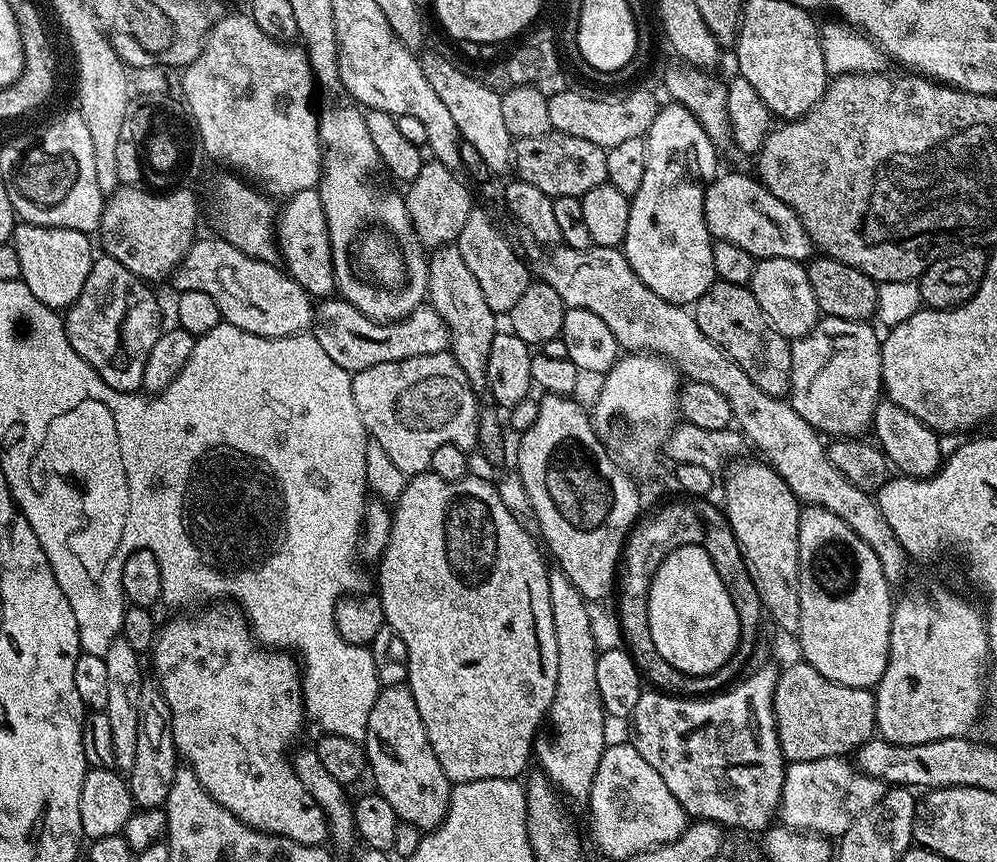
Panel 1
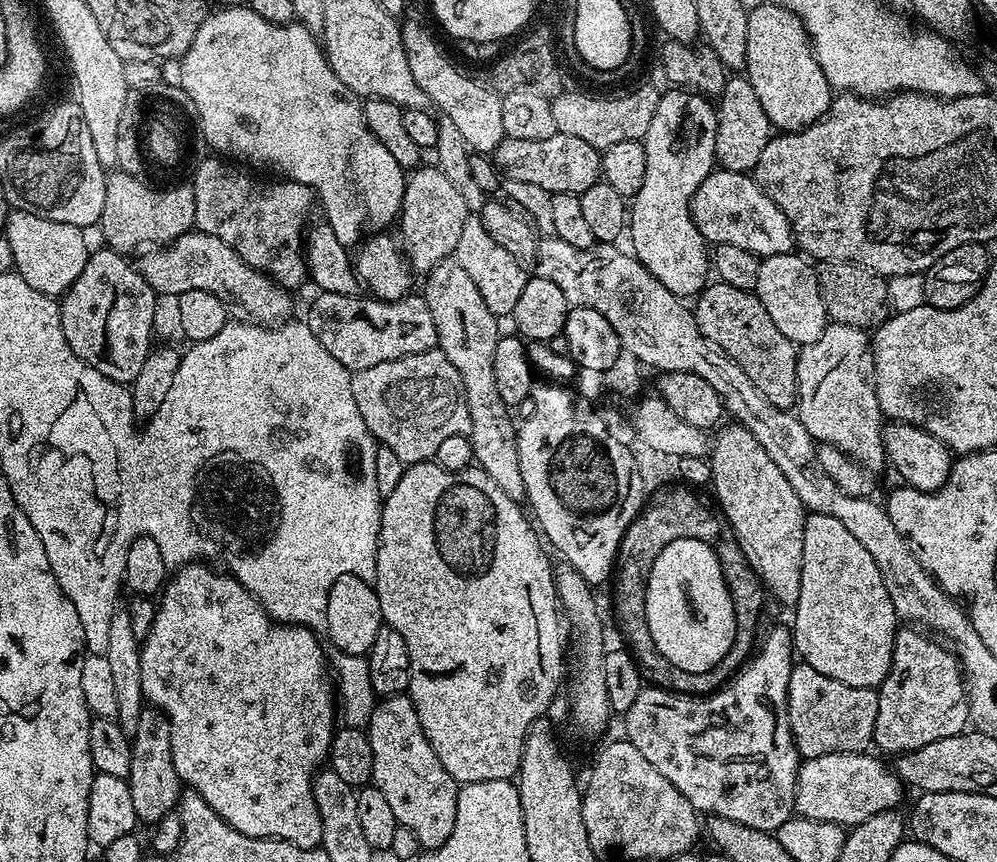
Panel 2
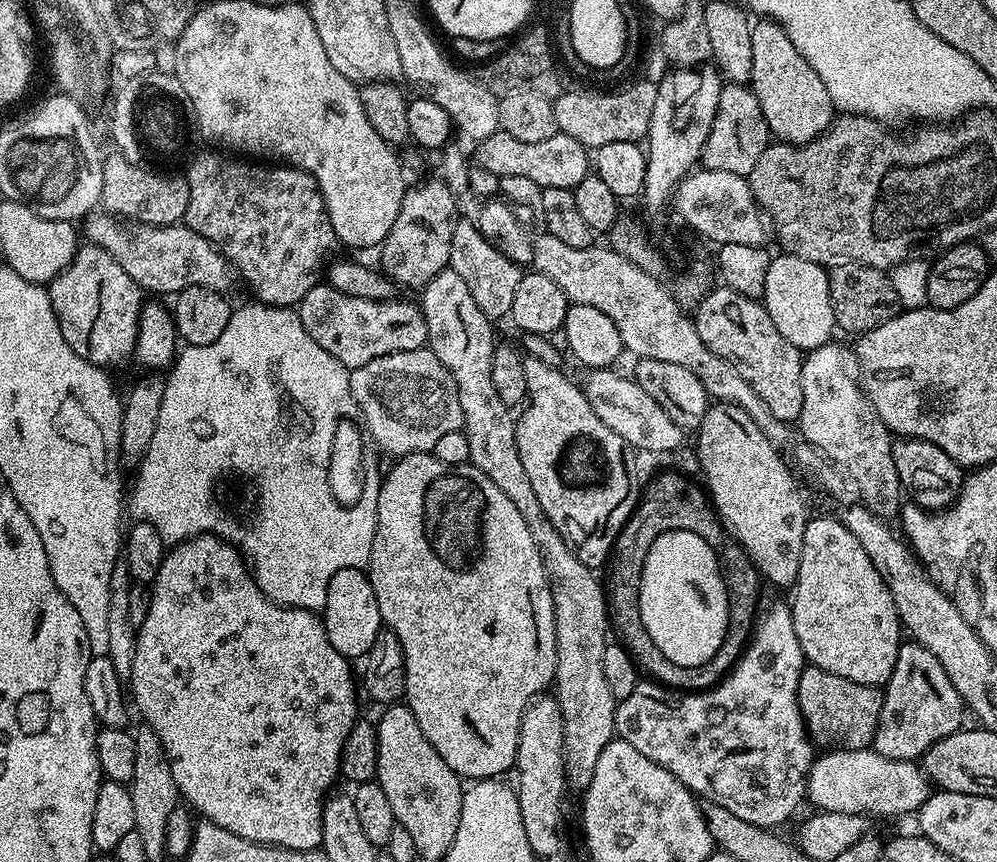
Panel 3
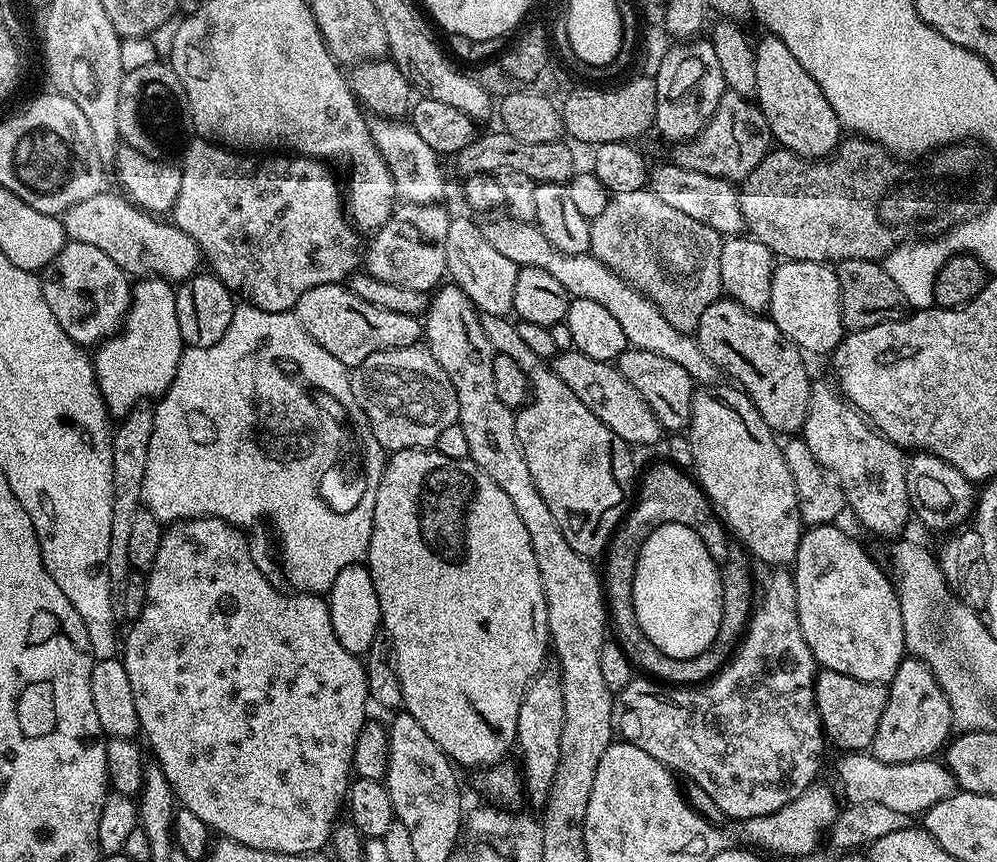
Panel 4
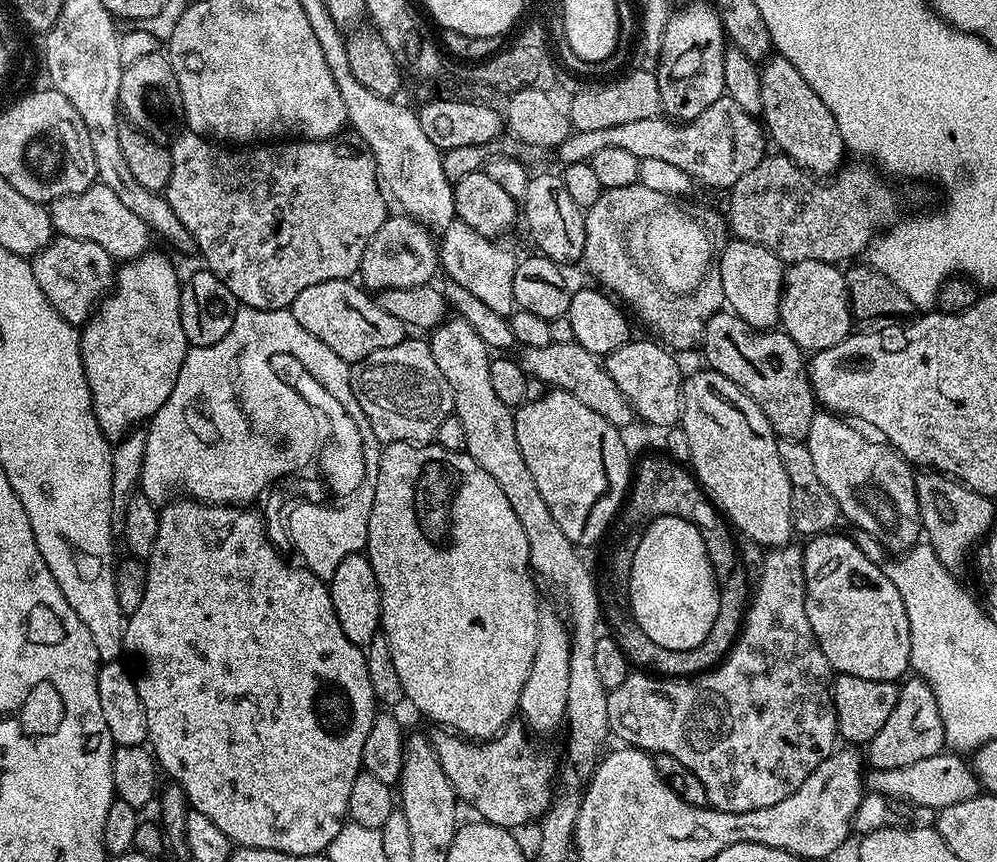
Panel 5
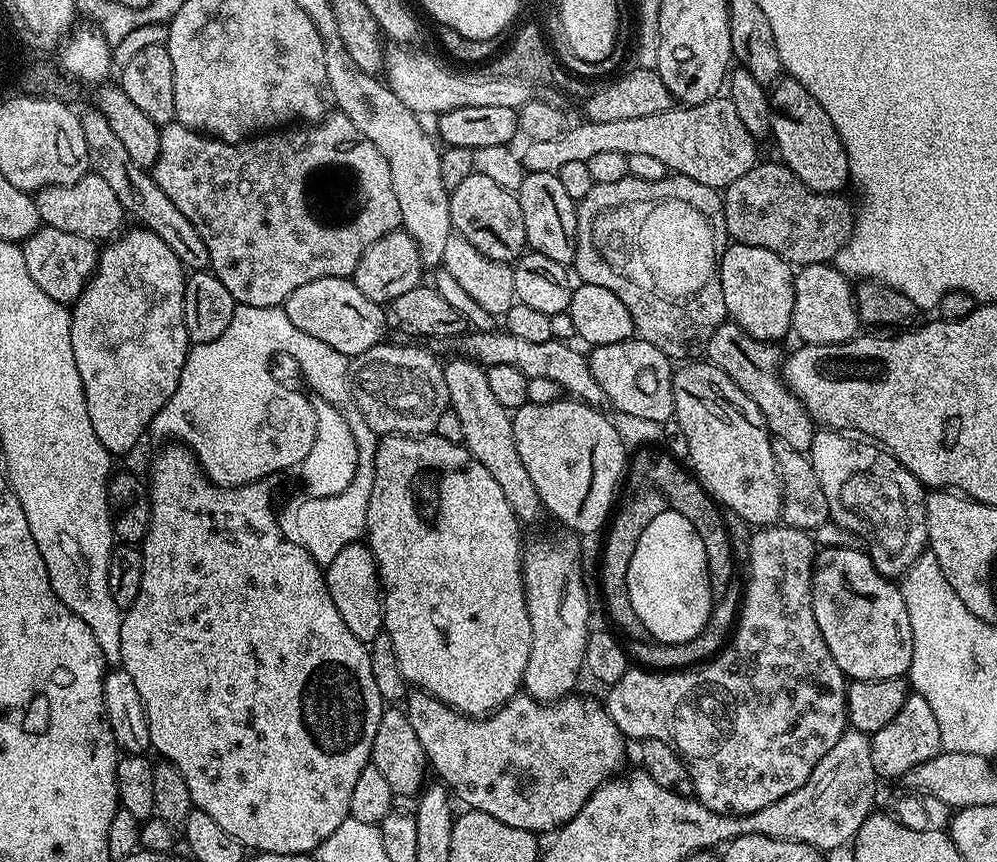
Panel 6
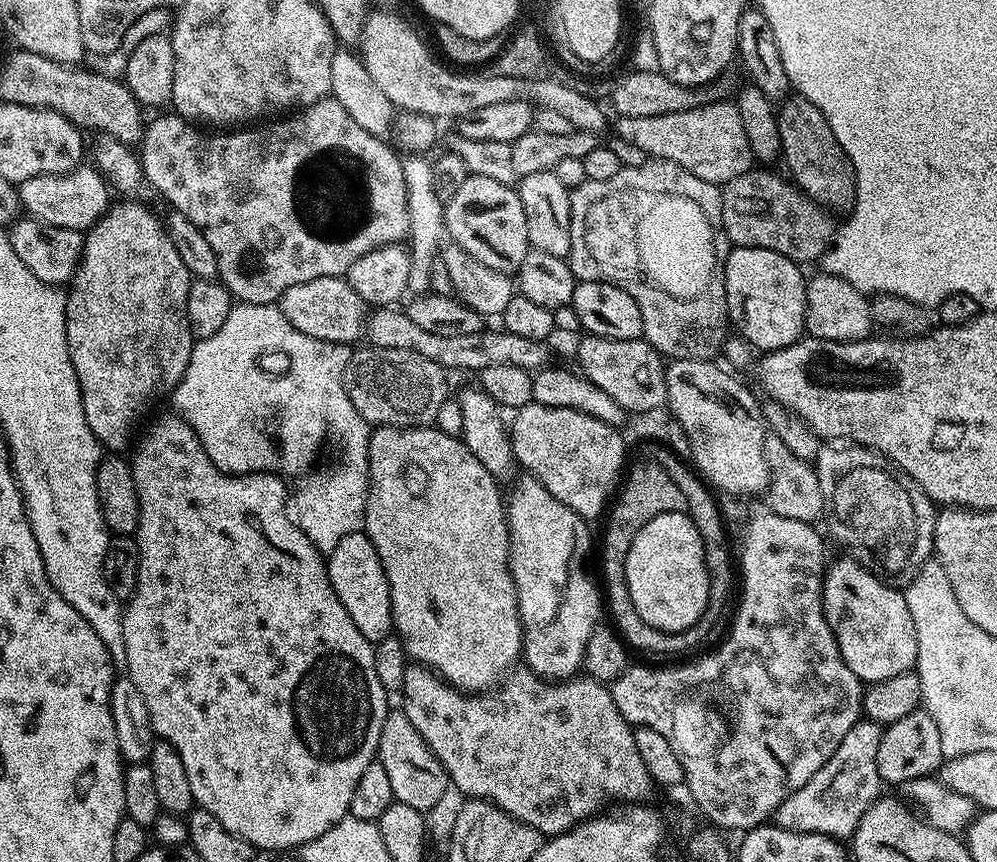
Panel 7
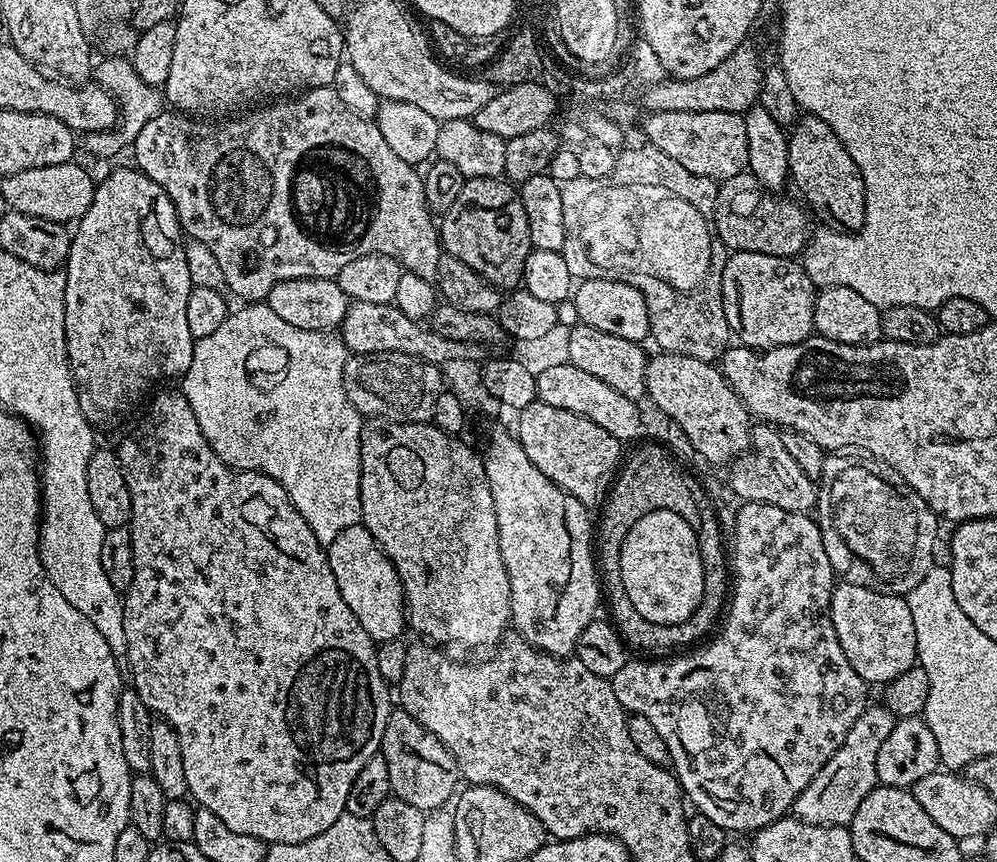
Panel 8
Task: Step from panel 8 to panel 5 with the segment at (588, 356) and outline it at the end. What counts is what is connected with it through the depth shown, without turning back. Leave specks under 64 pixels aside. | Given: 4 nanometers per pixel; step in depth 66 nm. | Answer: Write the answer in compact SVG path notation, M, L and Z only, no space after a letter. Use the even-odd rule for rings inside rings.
M629 338L618 350L603 357L604 368L614 378L618 390L628 400L633 413L643 423L675 428L680 422L680 389L682 375L676 365L677 357L663 343Z

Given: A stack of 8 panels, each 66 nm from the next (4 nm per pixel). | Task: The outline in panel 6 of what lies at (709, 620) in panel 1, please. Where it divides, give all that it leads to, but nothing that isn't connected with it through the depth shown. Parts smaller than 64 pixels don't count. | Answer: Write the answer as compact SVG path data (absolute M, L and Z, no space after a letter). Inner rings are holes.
M671 510L658 514L658 518L650 518L650 526L642 530L634 546L634 554L630 558L626 574L630 603L634 606L634 614L638 614L642 626L646 626L648 636L657 644L690 642L692 638L703 636L714 605L712 583L713 577L707 574L706 549L702 546L698 530L690 524L689 519Z

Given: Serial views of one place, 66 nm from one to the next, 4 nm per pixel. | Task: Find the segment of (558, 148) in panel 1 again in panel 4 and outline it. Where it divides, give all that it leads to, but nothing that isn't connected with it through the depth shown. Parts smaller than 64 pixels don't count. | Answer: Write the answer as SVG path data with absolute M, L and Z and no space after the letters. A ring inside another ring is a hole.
M503 130L481 131L474 138L474 142L470 142L470 146L462 146L462 150L454 154L454 161L456 160L456 168L464 178L518 170L518 174L526 174L541 184L567 184L577 171L578 165L575 154L566 145L564 140L522 142L514 138L514 134Z

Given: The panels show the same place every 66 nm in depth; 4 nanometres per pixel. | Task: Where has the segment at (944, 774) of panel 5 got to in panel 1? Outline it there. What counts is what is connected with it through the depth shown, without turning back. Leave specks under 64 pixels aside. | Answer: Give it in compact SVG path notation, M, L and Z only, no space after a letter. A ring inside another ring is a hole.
M839 756L818 758L814 762L789 763L784 770L784 784L780 787L778 820L785 828L795 832L839 838L857 816L866 814L874 802L884 797L885 791L884 781L870 778Z

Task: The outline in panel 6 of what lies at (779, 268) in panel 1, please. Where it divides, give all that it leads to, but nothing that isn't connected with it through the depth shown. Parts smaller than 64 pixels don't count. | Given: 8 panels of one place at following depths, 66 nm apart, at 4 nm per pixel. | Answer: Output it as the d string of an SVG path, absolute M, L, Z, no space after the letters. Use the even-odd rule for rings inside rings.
M831 263L803 265L795 277L792 332L797 336L797 341L806 344L841 344L861 331L856 297L849 277L842 275Z

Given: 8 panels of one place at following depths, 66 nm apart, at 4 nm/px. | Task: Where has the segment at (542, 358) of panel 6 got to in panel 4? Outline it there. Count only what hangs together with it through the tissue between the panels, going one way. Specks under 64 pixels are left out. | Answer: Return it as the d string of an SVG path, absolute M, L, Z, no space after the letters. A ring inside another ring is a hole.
M571 350L557 351L550 367L556 371L558 378L562 378L562 382L566 382L566 386L570 386L570 390L574 390L574 395L582 401L586 410L590 410L590 414L594 414L607 428L614 430L614 434L618 434L618 438L625 440L629 446L659 445L662 429L658 418L650 410L650 406L646 406L642 394L638 394L638 390L634 390L634 386L626 382L615 363L586 358L586 354Z

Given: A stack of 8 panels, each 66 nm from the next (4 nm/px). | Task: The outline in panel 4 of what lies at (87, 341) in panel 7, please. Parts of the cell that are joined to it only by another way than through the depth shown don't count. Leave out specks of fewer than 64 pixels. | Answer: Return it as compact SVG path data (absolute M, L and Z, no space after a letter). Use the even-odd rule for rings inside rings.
M159 276L137 279L132 284L132 304L124 315L120 331L99 345L92 356L92 368L96 372L98 390L102 394L104 405L108 407L109 417L122 418L130 410L163 396L178 374L178 362L182 358L185 347L182 330L178 330L176 317L176 288Z

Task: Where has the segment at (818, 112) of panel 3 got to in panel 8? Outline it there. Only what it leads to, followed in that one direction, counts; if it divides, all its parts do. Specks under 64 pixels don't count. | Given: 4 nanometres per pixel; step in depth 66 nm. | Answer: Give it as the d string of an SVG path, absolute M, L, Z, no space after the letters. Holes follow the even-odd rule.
M801 115L788 132L788 174L800 191L799 199L813 217L828 223L833 232L859 232L866 216L866 190L862 174L838 142L838 134L817 116Z

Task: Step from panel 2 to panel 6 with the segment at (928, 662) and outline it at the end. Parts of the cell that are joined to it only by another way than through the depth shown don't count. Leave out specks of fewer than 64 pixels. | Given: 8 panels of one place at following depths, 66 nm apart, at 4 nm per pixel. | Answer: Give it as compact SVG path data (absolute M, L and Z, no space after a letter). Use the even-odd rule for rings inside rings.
M910 694L906 702L902 702L902 710L882 726L882 730L871 733L870 762L874 762L877 777L888 780L902 778L914 766L922 766L922 762L930 762L942 750L938 722L934 719L934 710L930 710L930 702L926 698Z

